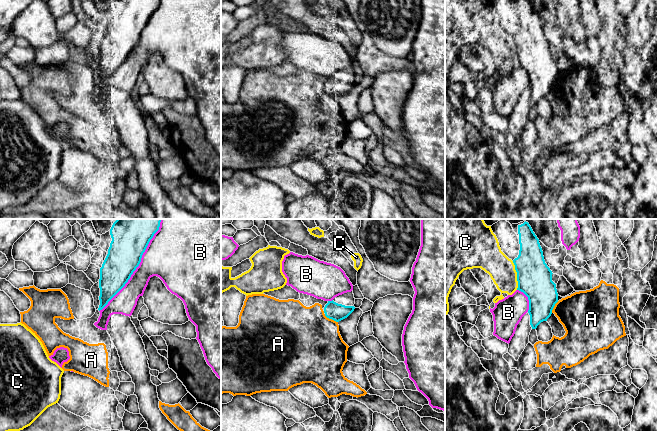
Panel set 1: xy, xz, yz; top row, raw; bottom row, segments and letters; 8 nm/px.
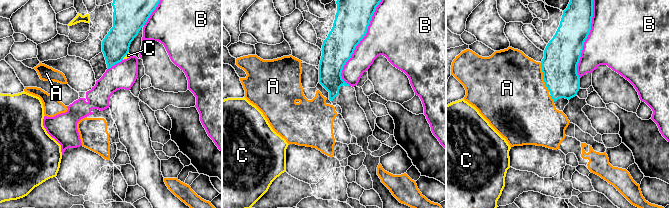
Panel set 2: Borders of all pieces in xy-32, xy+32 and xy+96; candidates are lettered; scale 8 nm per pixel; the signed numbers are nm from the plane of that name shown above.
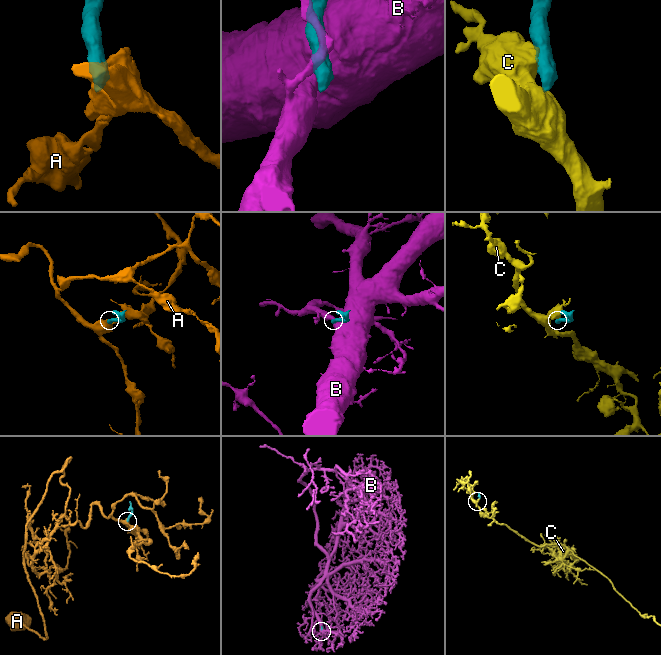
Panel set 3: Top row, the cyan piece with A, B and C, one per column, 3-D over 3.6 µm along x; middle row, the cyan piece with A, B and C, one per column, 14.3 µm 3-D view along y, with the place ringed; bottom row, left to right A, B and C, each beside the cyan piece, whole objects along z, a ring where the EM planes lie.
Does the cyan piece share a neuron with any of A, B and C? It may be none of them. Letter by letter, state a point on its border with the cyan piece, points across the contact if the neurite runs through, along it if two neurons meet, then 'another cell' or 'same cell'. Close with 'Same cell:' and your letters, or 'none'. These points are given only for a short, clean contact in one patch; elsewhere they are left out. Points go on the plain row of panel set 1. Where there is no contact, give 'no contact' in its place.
A: contact xz (331, 94); another cell
B: contact xy (136, 43); another cell
C: contact yz (517, 51); another cell
Same cell: none

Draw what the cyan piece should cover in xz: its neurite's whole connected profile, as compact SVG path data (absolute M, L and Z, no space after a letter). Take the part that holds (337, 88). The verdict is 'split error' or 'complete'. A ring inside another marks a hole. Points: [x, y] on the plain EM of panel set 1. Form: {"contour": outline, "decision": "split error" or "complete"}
{"contour": "M353 67L335 73L324 83L325 92L336 98L347 94L355 85L355 74Z", "decision": "split error"}

